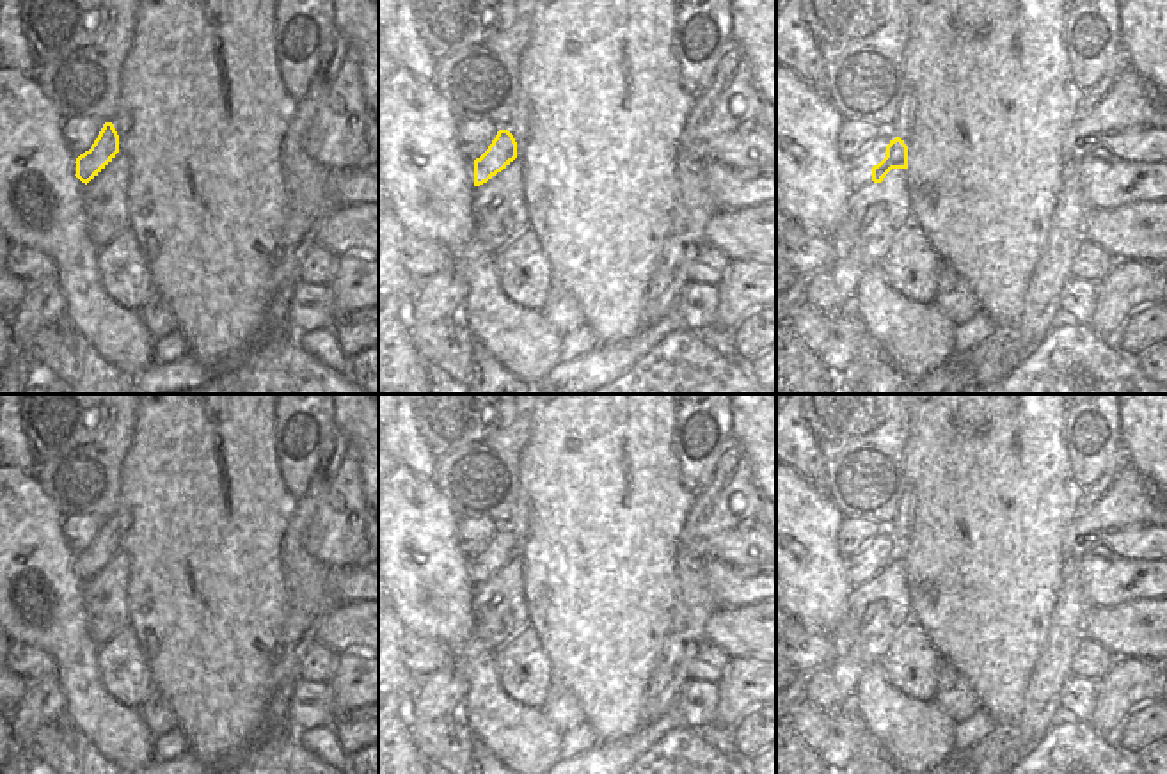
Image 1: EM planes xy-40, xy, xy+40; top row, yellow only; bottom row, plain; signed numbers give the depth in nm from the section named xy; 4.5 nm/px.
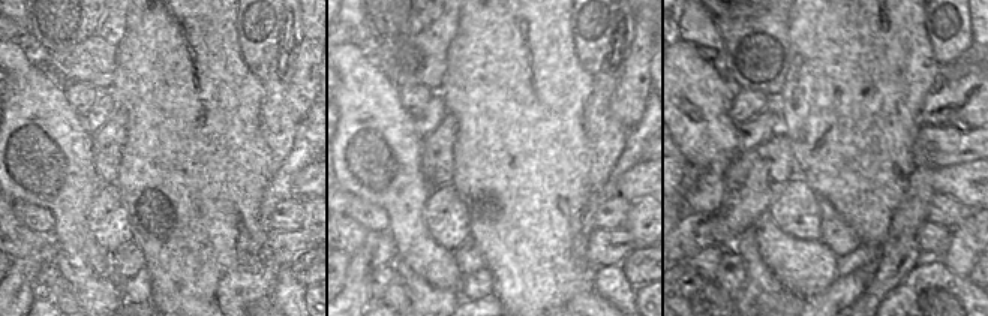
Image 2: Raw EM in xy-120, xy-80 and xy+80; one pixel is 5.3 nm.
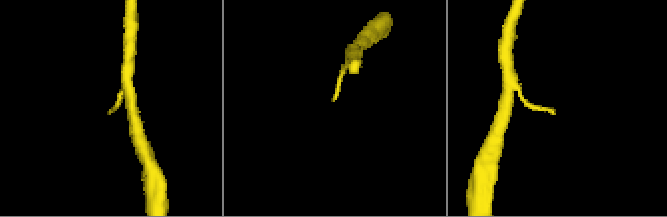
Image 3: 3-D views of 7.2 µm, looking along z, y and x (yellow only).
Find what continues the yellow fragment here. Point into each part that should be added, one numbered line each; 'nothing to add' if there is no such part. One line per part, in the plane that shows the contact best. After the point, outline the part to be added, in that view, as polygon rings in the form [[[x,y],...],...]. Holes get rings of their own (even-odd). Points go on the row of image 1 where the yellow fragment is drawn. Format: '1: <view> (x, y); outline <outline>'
1: xy+40 (862, 167); outline [[[881,151],[870,158],[856,158],[849,162],[851,167],[851,185],[854,190],[867,190],[874,186],[872,167],[877,165],[886,156],[886,151]]]

